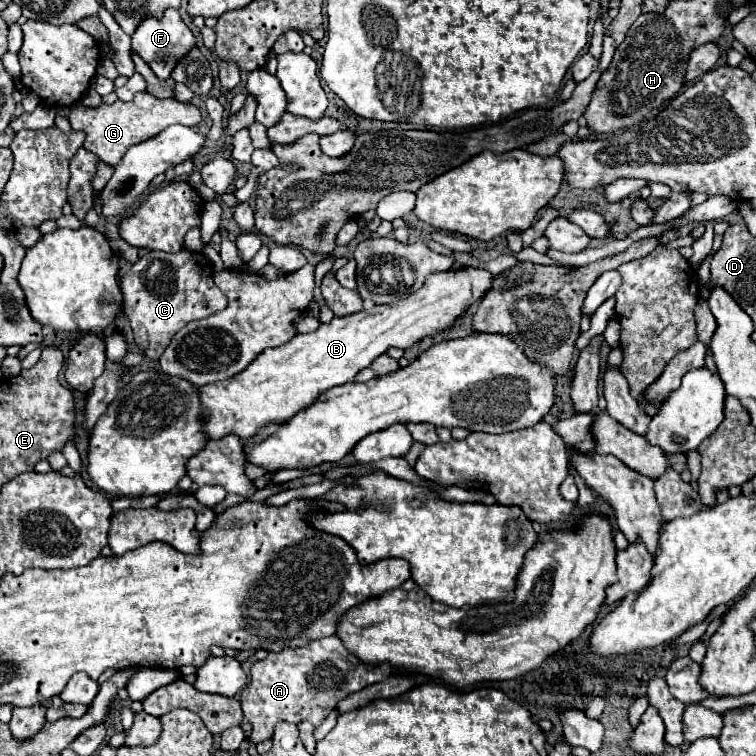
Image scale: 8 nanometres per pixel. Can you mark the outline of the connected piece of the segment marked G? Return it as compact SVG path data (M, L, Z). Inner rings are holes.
M137 92L131 102L121 102L115 100L113 104L99 104L95 108L83 106L83 104L73 104L69 122L73 130L85 132L85 144L83 148L99 156L101 162L109 166L117 166L123 154L133 146L143 140L149 140L163 132L171 124L183 124L183 126L197 126L201 122L201 112L193 104L183 104L173 98L159 100L151 96L149 92Z

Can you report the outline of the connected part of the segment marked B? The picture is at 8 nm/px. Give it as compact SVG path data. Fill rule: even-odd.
M451 268L447 272L431 274L417 292L399 302L385 306L377 304L371 310L333 318L311 334L297 334L287 344L259 354L259 358L251 362L245 372L239 372L239 376L199 388L201 404L205 408L203 424L207 436L223 438L227 434L237 434L239 438L249 438L255 430L273 420L287 422L299 410L311 406L321 392L351 382L389 348L395 346L405 350L423 338L437 336L451 328L457 318L493 288L493 280L501 276L507 280L505 272L491 274L485 268Z

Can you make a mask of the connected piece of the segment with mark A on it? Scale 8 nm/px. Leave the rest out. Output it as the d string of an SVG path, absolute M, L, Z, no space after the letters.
M337 636L313 640L303 648L285 648L281 652L267 654L265 660L255 662L249 668L249 682L241 692L241 706L245 718L253 724L251 740L263 742L273 736L273 728L279 720L299 724L303 720L319 726L339 700L353 692L359 692L375 682L391 676L391 664L365 664L355 658Z

